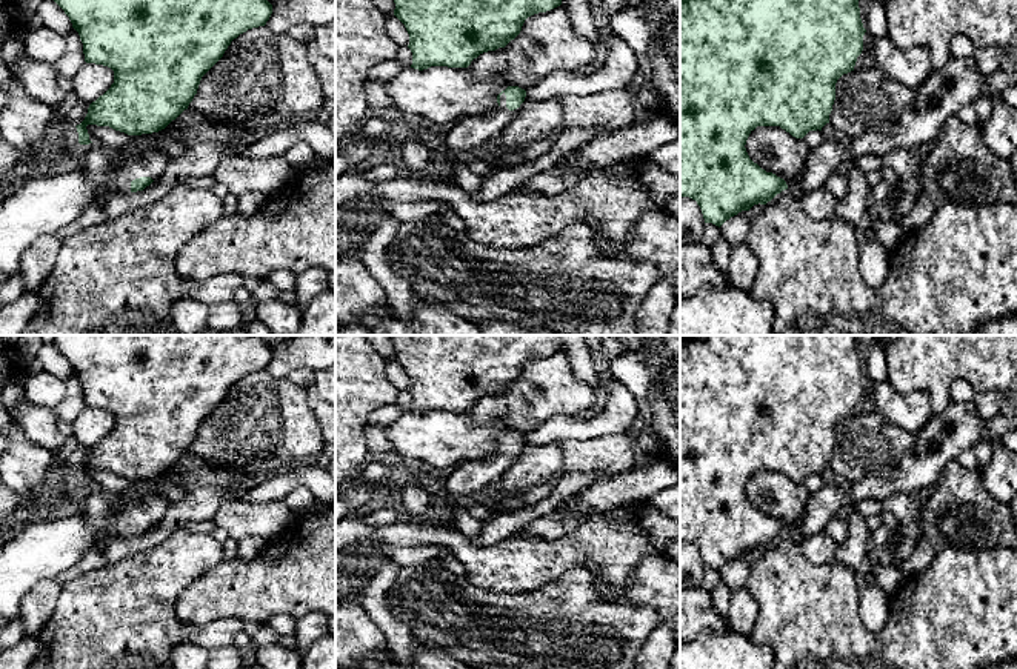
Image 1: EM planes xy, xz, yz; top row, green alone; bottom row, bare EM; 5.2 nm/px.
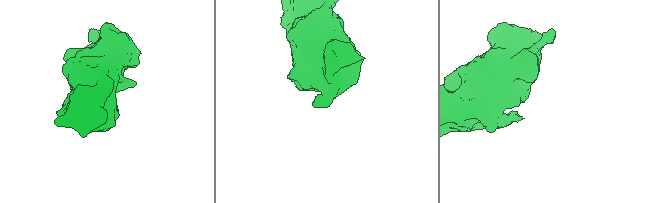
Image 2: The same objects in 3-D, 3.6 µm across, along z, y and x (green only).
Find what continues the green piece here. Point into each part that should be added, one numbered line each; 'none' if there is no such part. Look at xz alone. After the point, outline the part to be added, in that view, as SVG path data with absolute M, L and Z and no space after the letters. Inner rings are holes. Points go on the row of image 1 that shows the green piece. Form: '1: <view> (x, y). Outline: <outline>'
1: xz (463, 136). Outline: M505 92L500 95L500 106L492 114L466 117L443 132L448 174L440 178L446 185L454 185L454 169L458 163L469 161L469 152L492 138L512 121L520 108L509 111L506 108Z

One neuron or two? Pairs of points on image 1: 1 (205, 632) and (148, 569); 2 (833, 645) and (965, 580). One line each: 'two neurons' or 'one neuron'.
1: one neuron
2: one neuron

